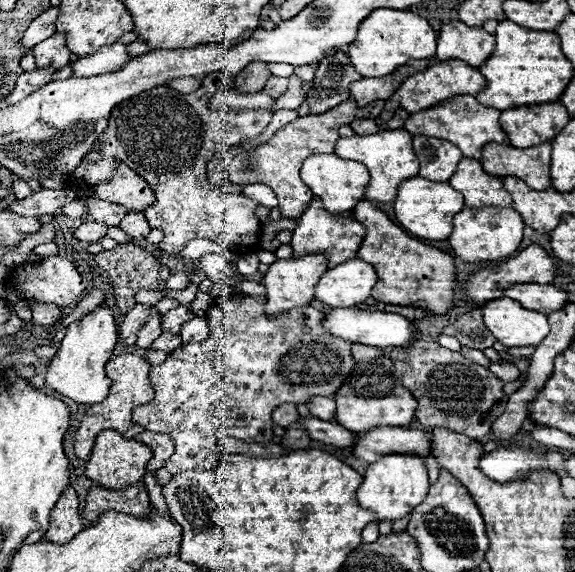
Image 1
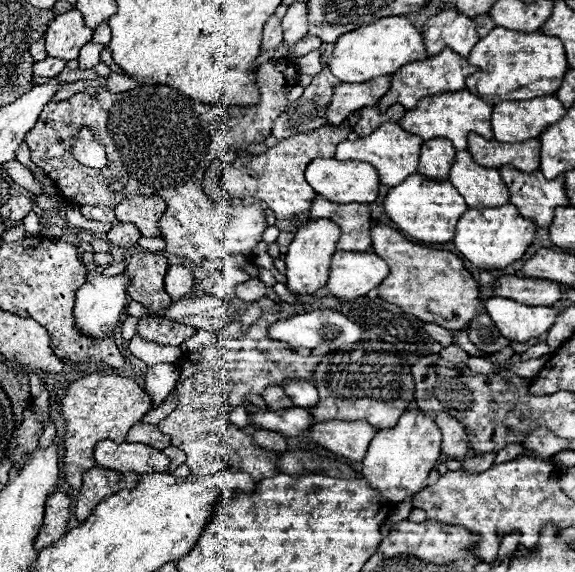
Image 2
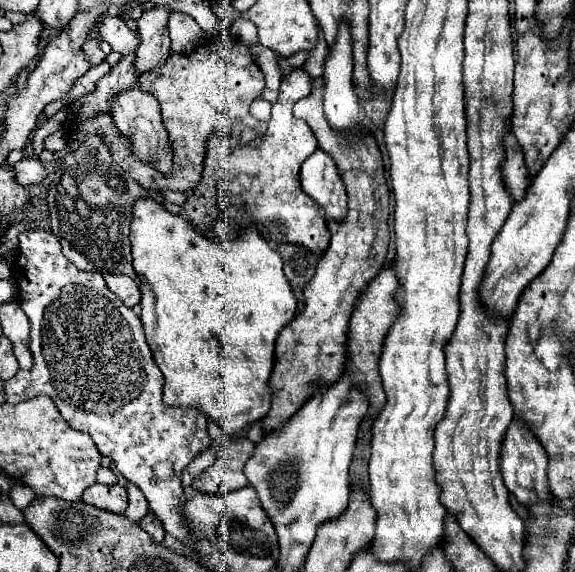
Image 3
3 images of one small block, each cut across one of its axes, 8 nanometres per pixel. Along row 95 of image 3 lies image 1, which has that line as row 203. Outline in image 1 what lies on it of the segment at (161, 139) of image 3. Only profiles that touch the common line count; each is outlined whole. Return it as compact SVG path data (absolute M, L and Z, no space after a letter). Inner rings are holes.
M124 162L116 164L110 180L94 186L92 198L124 204L128 212L144 212L156 200L144 178L132 172Z

